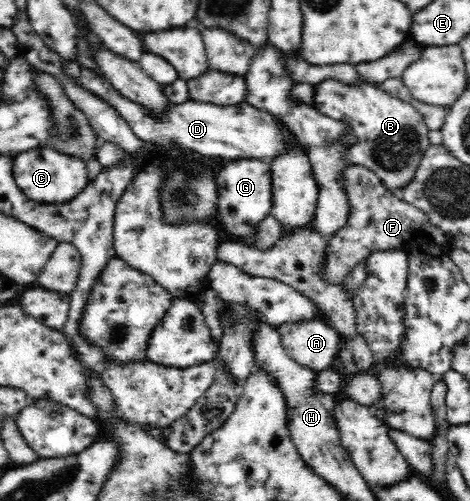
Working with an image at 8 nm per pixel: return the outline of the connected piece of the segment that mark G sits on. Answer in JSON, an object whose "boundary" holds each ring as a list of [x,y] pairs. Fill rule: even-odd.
{"boundary":[[[253,157],[230,159],[216,174],[218,184],[218,216],[223,228],[236,240],[249,240],[257,232],[255,226],[272,214],[271,169],[267,160]]]}

